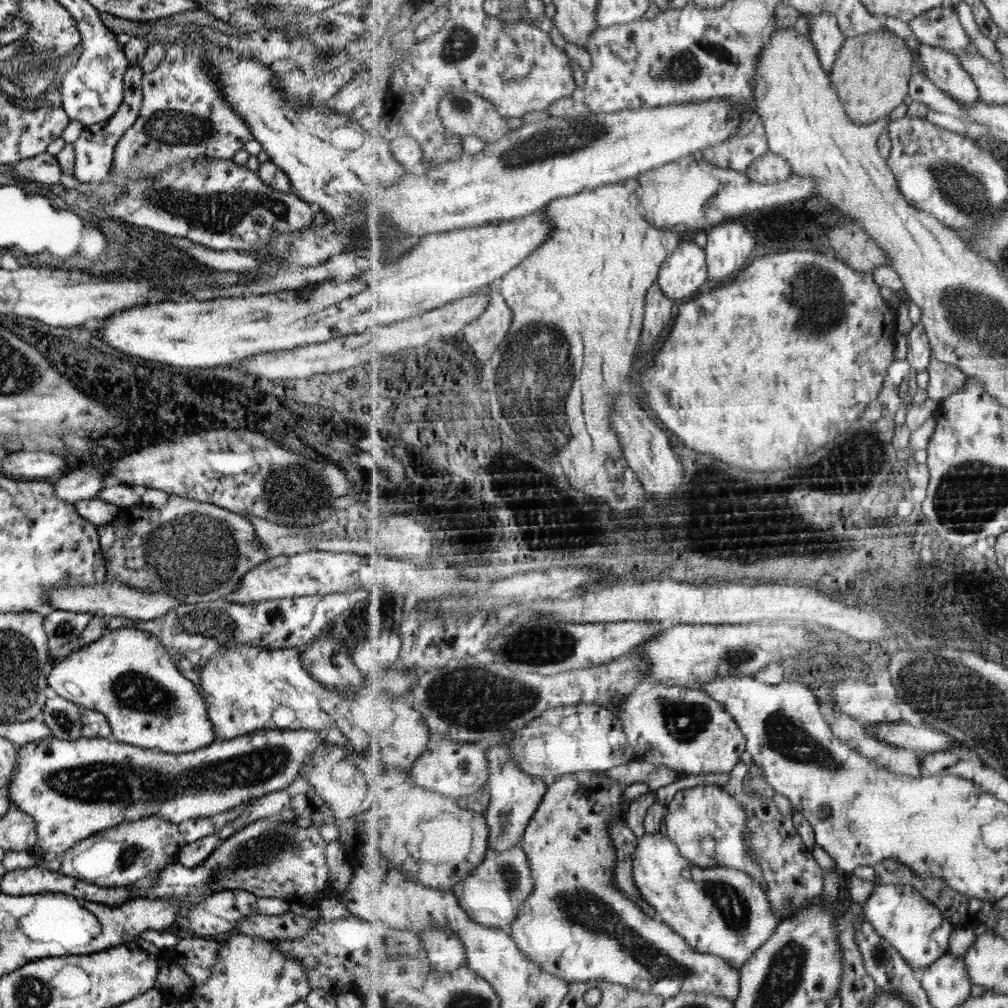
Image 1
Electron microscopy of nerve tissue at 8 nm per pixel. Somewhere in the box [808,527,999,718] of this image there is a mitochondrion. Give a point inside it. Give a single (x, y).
(924, 695)

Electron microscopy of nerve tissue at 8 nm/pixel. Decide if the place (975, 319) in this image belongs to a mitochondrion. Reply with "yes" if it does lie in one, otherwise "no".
yes

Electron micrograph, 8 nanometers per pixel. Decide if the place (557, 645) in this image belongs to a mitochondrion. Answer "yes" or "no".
yes

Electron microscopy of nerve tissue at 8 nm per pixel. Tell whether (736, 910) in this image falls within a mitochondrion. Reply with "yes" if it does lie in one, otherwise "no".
yes

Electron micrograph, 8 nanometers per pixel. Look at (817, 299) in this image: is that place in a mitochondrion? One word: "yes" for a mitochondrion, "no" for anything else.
yes

